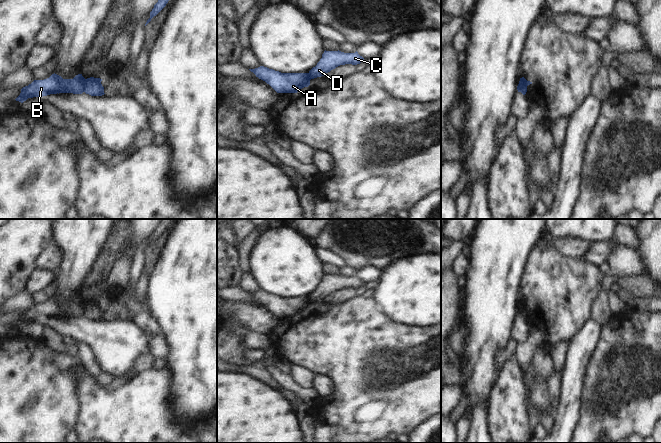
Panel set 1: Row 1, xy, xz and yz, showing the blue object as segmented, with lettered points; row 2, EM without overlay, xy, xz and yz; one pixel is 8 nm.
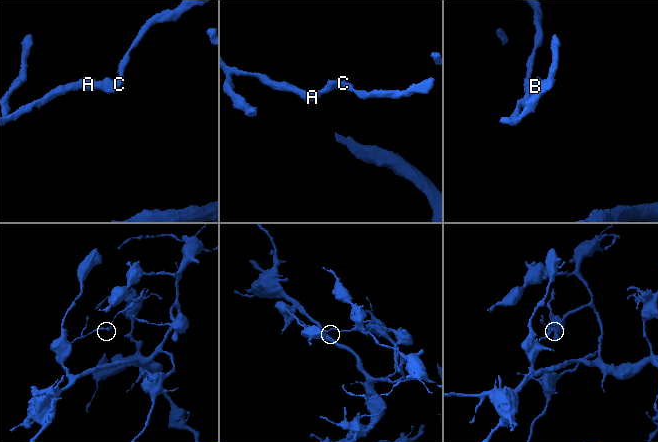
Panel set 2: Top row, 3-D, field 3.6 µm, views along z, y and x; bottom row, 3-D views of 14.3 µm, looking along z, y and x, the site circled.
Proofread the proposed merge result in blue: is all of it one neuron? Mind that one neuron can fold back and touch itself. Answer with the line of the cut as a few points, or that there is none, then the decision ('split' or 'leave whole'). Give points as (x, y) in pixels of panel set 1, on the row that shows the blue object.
xy (85, 79), (83, 91) | split

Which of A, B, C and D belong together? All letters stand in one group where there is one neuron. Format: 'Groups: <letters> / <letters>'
Groups: A B / C D.

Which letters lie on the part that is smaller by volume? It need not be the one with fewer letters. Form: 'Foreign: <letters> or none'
Foreign: C, D

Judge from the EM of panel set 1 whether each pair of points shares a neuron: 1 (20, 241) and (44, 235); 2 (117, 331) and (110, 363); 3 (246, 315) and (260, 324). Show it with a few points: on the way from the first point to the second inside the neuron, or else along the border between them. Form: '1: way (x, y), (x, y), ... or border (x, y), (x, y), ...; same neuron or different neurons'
1: way (26, 236), (38, 235); same neuron
2: way (117, 339), (116, 355); same neuron
3: way (249, 315), (257, 321); same neuron

